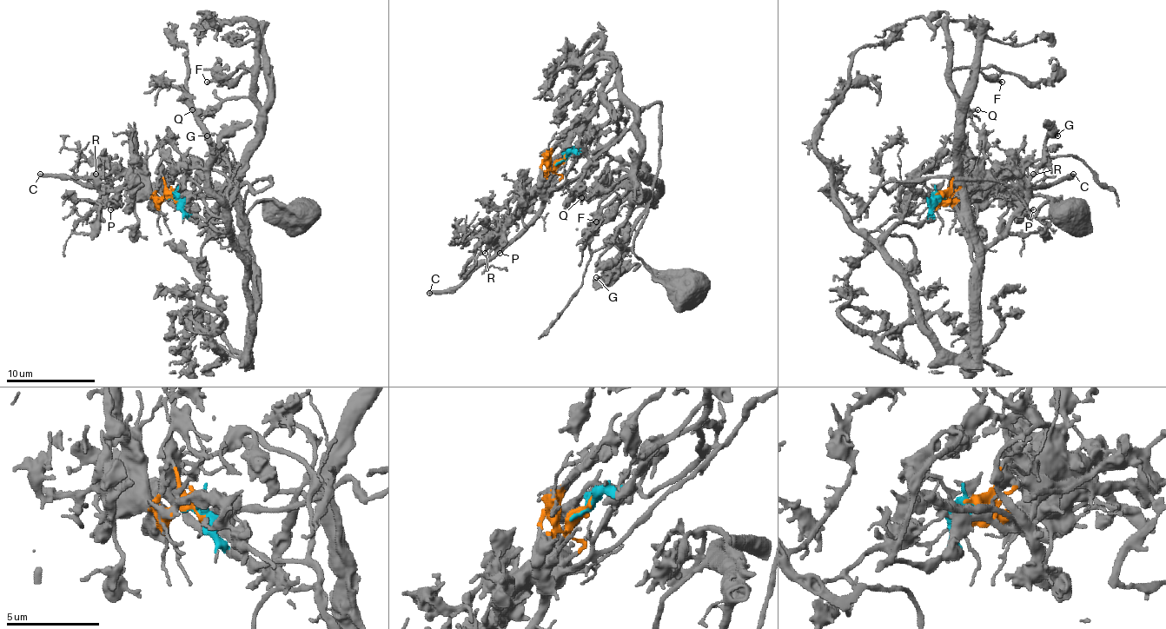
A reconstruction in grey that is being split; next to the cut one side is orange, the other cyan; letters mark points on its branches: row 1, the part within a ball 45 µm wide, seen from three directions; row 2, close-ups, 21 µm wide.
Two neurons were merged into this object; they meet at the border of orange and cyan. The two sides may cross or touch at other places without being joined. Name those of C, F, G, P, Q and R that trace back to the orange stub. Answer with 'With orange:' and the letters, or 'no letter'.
With orange: C, P, R

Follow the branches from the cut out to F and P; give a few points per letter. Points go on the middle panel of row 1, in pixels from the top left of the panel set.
F: (562, 160), (625, 102), (633, 111), (642, 194), (629, 180), (646, 180), (640, 171), (595, 222)
P: (562, 160), (511, 215), (506, 222), (506, 242), (500, 254)

